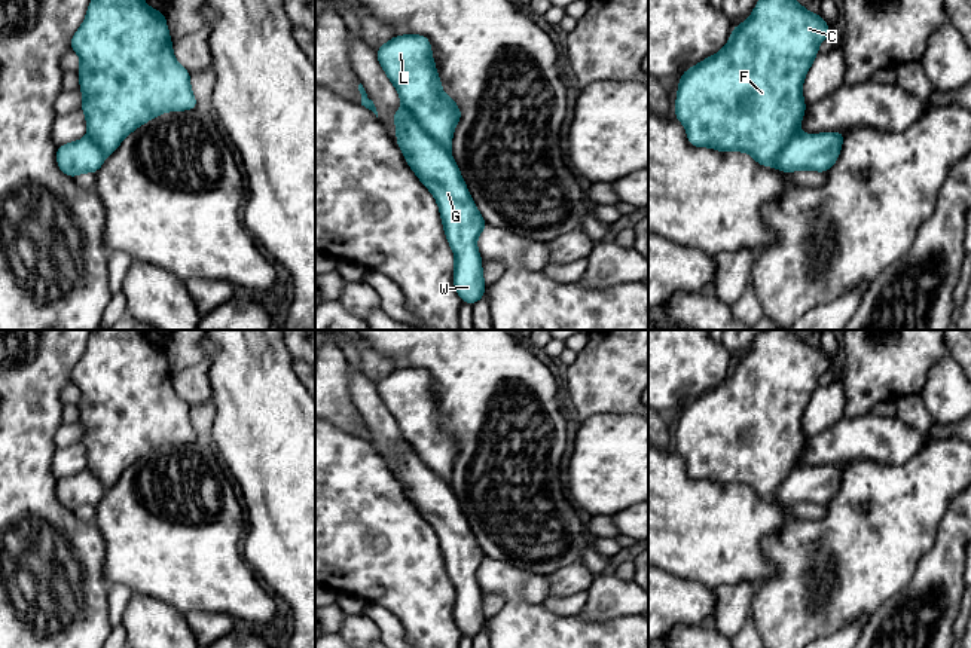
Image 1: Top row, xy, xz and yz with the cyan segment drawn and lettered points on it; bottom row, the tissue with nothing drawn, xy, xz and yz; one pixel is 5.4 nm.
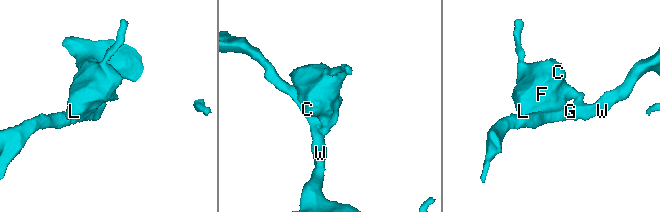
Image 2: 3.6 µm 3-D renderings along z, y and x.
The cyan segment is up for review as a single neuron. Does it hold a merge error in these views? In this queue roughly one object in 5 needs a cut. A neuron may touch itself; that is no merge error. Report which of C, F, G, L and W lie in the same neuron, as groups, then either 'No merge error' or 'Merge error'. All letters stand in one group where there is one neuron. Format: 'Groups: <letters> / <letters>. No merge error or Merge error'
Groups: C F G L W. No merge error

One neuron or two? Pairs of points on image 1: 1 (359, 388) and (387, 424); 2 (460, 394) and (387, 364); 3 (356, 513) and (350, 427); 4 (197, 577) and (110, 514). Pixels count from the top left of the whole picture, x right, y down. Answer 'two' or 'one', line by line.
1: one
2: two
3: two
4: one

